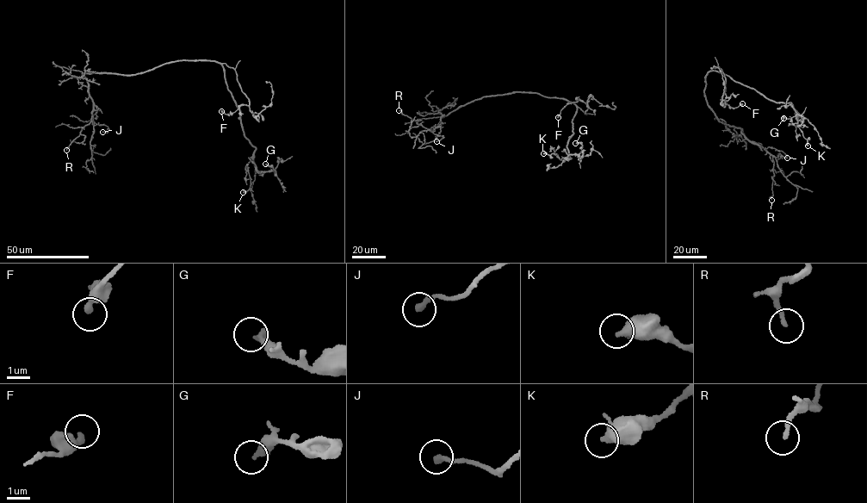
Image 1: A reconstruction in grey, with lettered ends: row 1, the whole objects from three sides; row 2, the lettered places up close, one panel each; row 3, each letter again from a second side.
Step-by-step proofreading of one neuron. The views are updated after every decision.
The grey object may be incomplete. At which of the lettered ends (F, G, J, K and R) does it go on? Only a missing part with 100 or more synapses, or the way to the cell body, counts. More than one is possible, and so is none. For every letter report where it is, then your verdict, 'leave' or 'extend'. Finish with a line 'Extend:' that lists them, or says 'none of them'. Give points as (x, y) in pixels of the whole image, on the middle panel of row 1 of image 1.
F: at (558, 117); leave
G: at (575, 143); leave
J: at (436, 141); leave
K: at (543, 153); leave
R: at (399, 110); leave
Extend: none of them

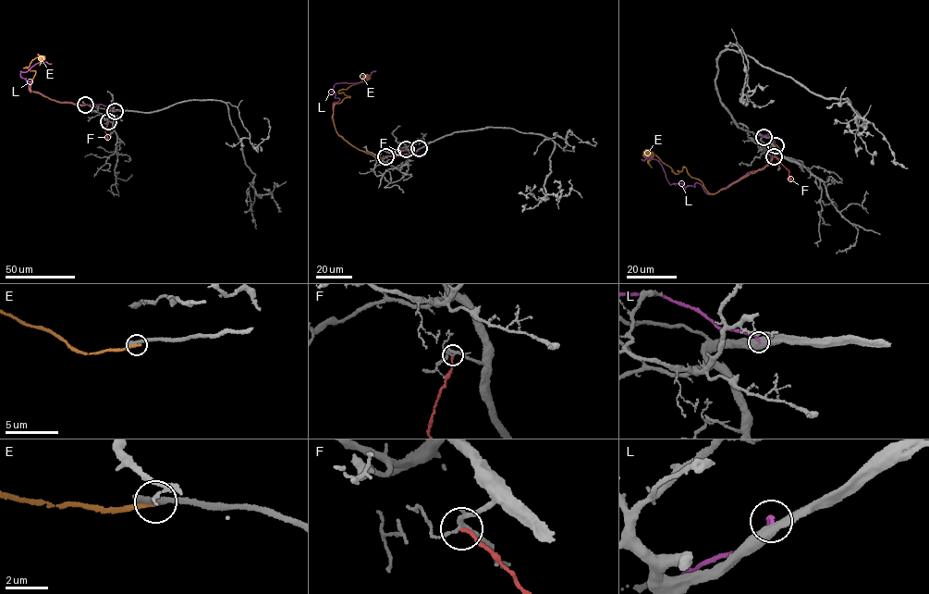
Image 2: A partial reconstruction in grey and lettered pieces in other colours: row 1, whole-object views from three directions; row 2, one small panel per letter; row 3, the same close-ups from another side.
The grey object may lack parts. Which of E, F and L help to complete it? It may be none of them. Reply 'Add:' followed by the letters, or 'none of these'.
Add: none of these

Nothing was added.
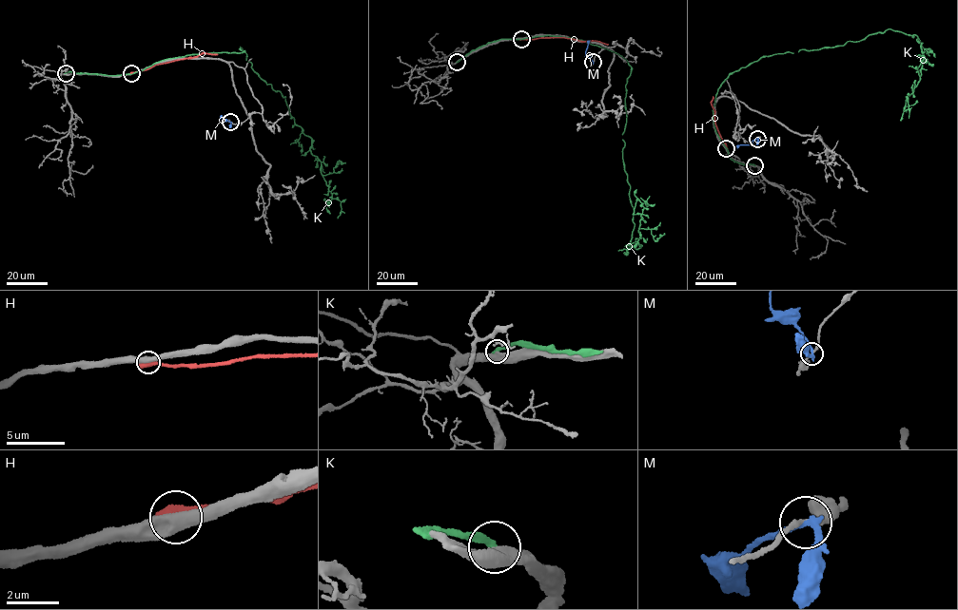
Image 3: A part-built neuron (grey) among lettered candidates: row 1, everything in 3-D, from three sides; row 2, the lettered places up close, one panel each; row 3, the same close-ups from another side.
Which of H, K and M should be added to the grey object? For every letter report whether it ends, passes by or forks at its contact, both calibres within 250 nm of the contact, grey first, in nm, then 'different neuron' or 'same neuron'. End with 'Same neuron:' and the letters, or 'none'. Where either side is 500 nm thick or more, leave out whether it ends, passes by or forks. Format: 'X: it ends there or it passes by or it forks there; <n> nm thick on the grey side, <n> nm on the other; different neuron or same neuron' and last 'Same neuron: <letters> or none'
H: 480 nm thick on the grey side, 650 nm on the other; different neuron
K: it ends there; 460 nm thick on the grey side, 260 nm on the other; different neuron
M: it passes by; 180 nm thick on the grey side, 220 nm on the other; different neuron
Same neuron: none

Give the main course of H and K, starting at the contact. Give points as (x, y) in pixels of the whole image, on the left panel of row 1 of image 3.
H: (131, 72), (205, 52), (217, 55)
K: (66, 73), (134, 73), (169, 58), (241, 53), (241, 47), (311, 139), (310, 152), (341, 202), (337, 219)

